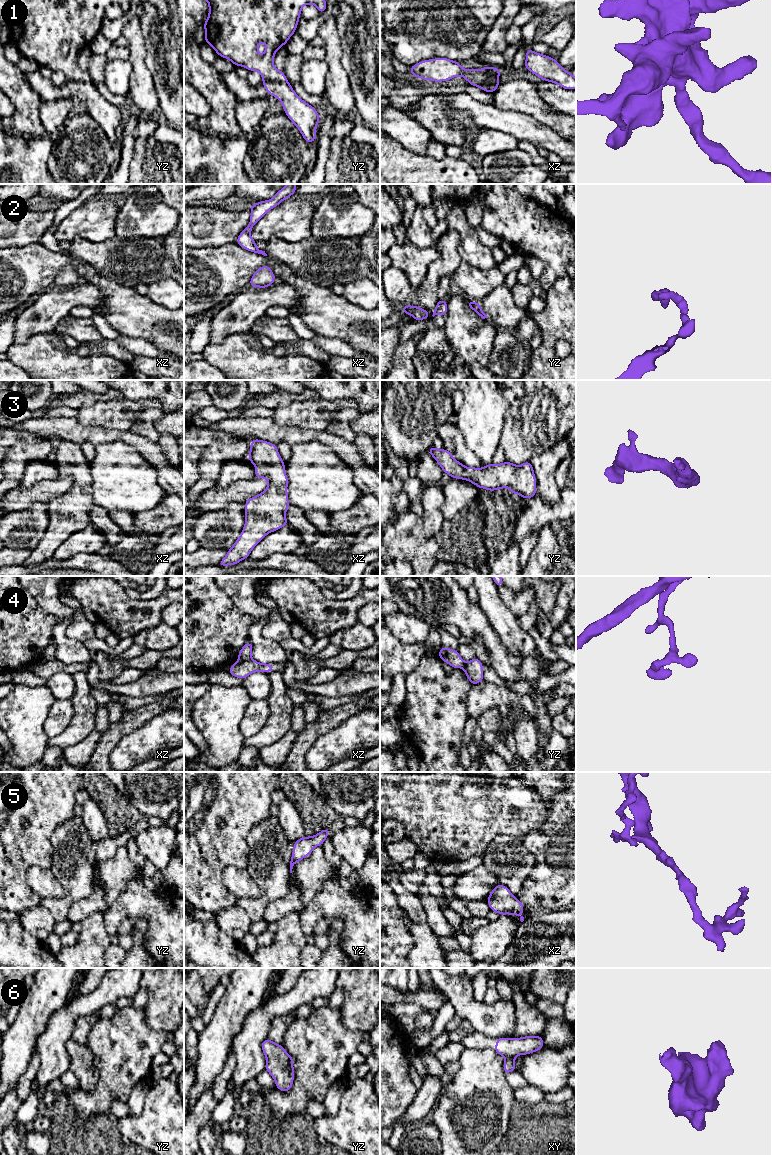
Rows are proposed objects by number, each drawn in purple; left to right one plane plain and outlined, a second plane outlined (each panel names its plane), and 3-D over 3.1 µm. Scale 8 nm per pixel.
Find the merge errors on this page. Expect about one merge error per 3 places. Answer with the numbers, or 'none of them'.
1, 4

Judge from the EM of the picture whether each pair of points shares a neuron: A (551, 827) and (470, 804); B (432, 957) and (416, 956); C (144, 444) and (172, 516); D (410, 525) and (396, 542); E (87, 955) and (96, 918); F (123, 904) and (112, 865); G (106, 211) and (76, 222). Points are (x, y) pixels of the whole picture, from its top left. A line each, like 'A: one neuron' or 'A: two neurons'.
A: two neurons
B: one neuron
C: one neuron
D: one neuron
E: one neuron
F: two neurons
G: one neuron

